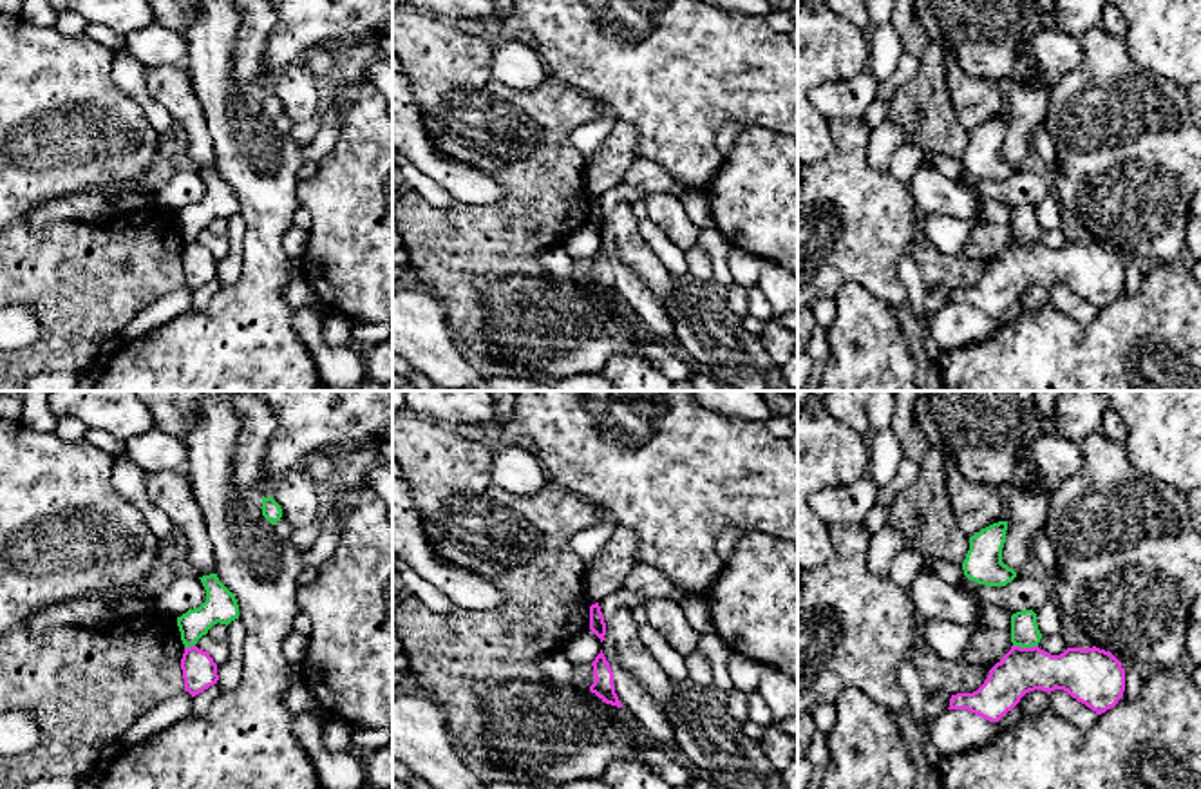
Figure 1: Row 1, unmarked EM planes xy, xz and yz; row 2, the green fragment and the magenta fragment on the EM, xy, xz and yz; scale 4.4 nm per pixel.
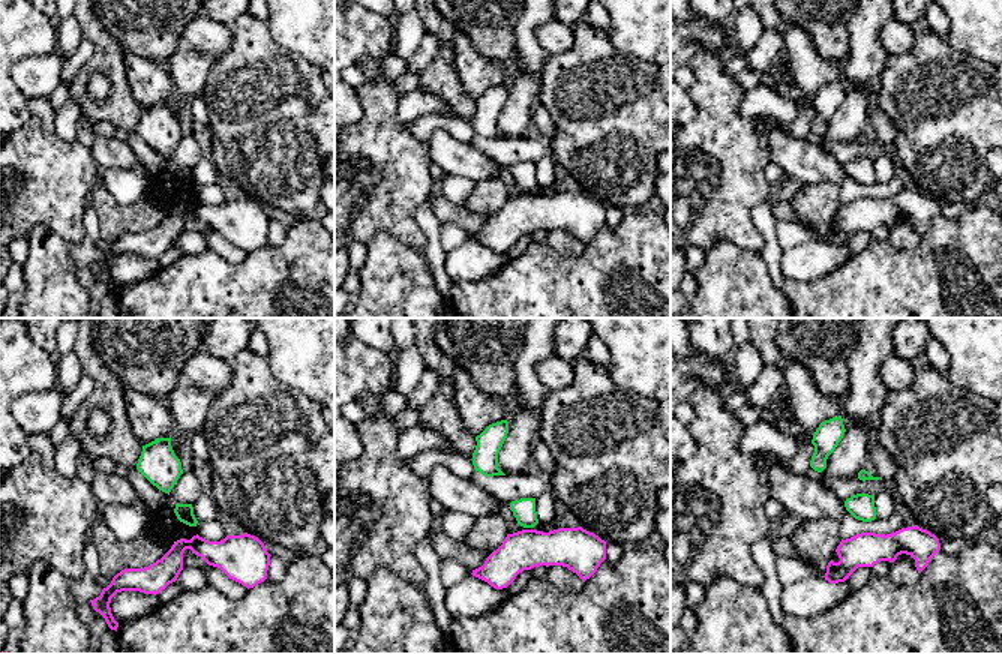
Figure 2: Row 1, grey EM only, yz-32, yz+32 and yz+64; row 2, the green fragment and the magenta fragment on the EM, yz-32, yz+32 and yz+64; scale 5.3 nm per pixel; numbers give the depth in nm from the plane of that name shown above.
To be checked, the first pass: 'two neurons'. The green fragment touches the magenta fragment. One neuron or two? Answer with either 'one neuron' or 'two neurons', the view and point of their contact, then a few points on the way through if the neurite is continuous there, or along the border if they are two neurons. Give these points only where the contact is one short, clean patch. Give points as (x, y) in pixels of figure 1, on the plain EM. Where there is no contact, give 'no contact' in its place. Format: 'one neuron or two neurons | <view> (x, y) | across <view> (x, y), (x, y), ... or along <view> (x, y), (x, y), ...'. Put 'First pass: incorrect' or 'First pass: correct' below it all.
two neurons | yz (1026, 241) | along yz (1013, 239), (1037, 241)
First pass: correct

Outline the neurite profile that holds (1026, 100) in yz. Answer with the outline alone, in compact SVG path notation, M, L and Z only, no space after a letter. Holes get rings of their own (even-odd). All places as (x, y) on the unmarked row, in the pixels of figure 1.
M1018 65L1002 85L1007 116L1002 157L1013 163L1017 170L1033 150L1033 132L1044 125L1053 83L1049 78L1033 80L1024 67Z

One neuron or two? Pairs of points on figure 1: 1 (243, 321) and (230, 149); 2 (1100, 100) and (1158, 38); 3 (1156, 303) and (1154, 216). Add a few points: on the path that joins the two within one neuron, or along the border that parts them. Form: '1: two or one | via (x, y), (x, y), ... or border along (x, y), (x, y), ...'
1: one | via (261, 277), (261, 192)
2: two | border along (1124, 40), (1129, 57), (1136, 64), (1172, 82)
3: two | border along (1182, 259), (1174, 265), (1158, 263)

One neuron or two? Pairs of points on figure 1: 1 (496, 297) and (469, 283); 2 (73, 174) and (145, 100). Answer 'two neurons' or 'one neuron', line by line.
1: two neurons
2: two neurons

